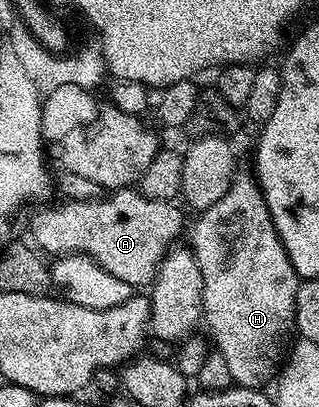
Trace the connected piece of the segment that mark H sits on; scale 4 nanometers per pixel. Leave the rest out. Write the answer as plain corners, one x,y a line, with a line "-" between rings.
237,173
228,192
201,211
190,246
204,280
203,319
210,328
213,347
224,358
235,385
259,389
277,375
283,361
282,346
288,334
295,329
296,298
302,280
276,232
262,190
257,181
249,173
246,174

